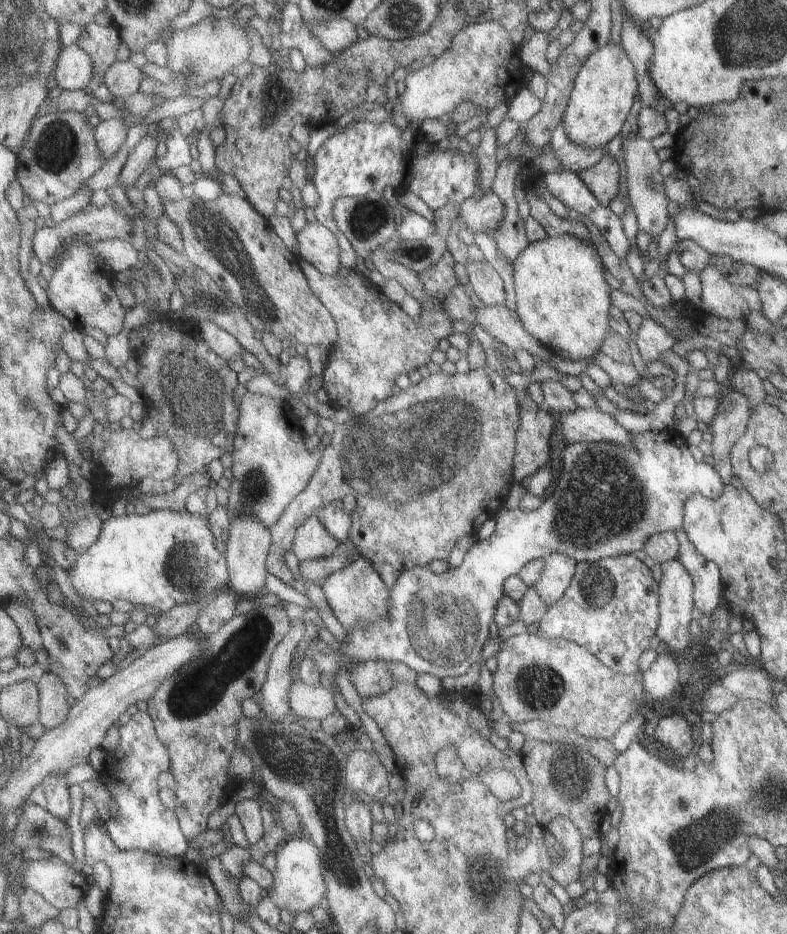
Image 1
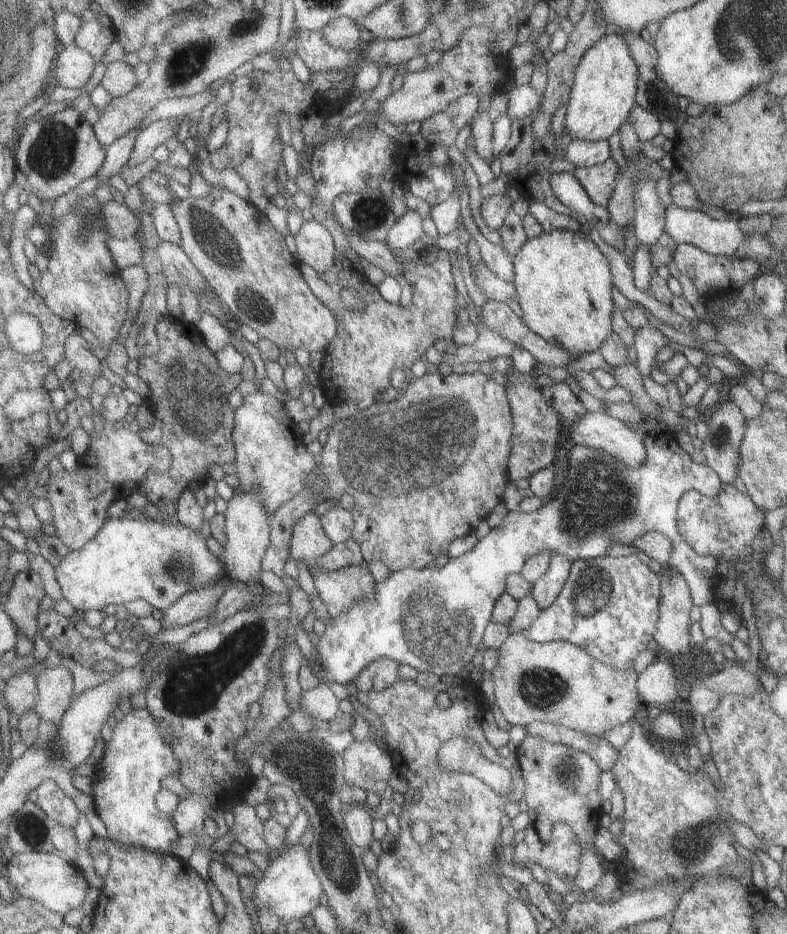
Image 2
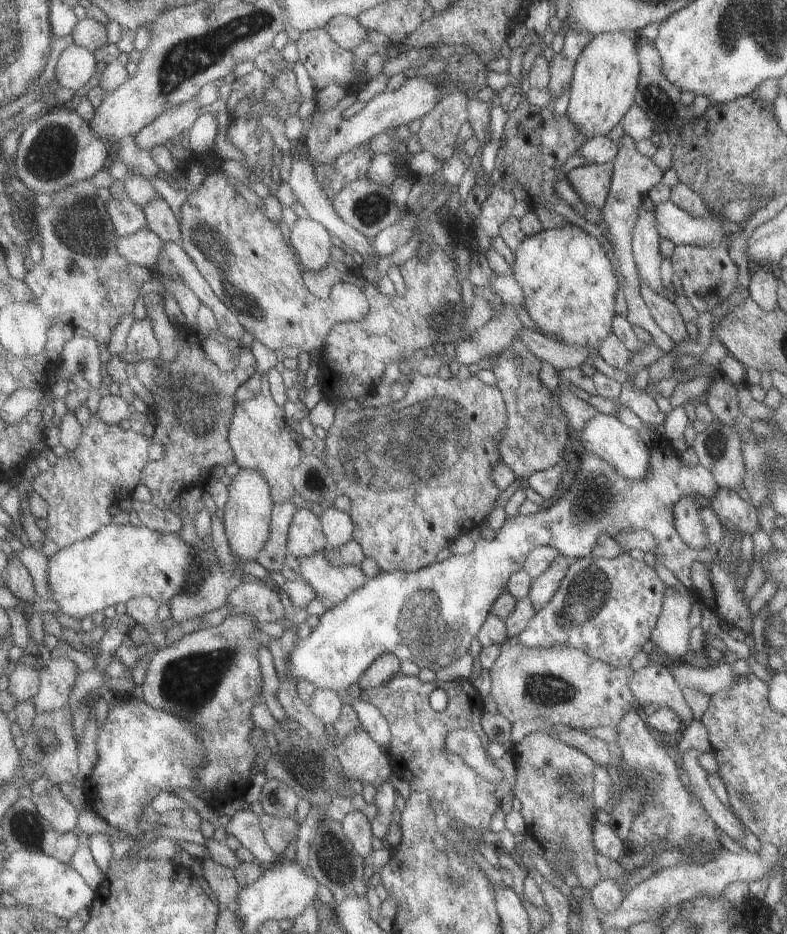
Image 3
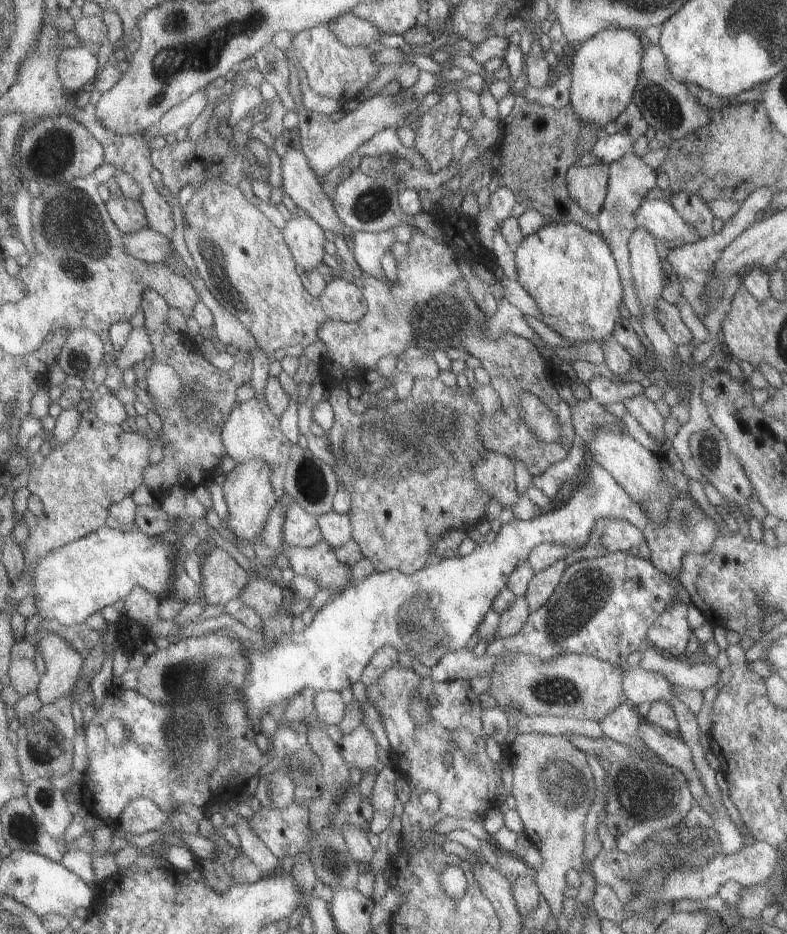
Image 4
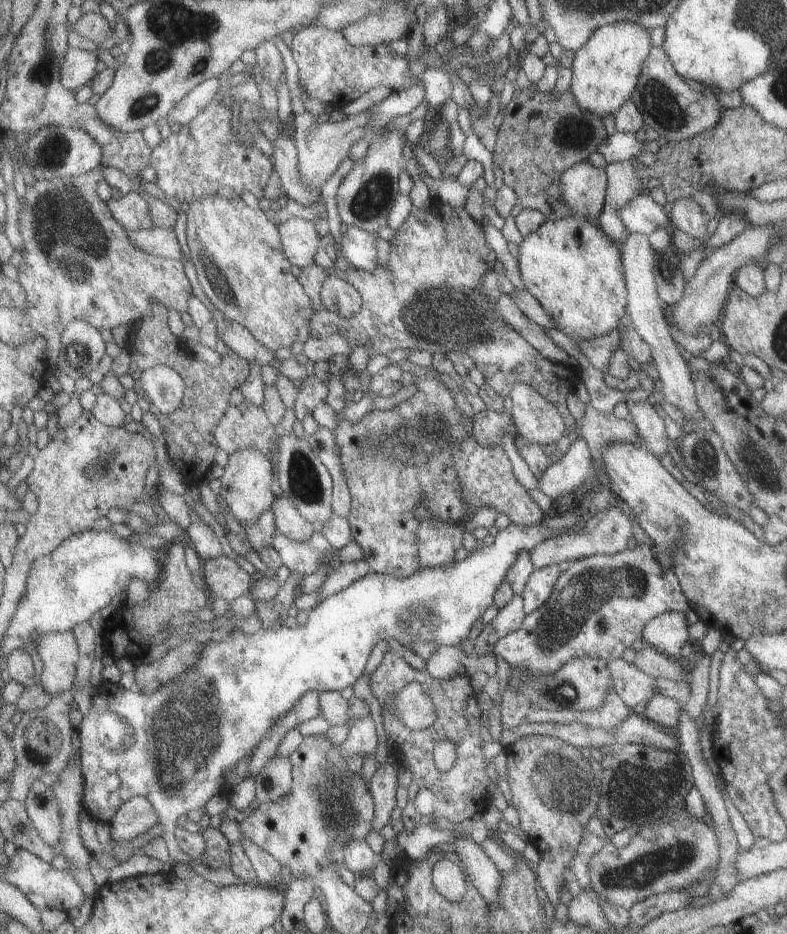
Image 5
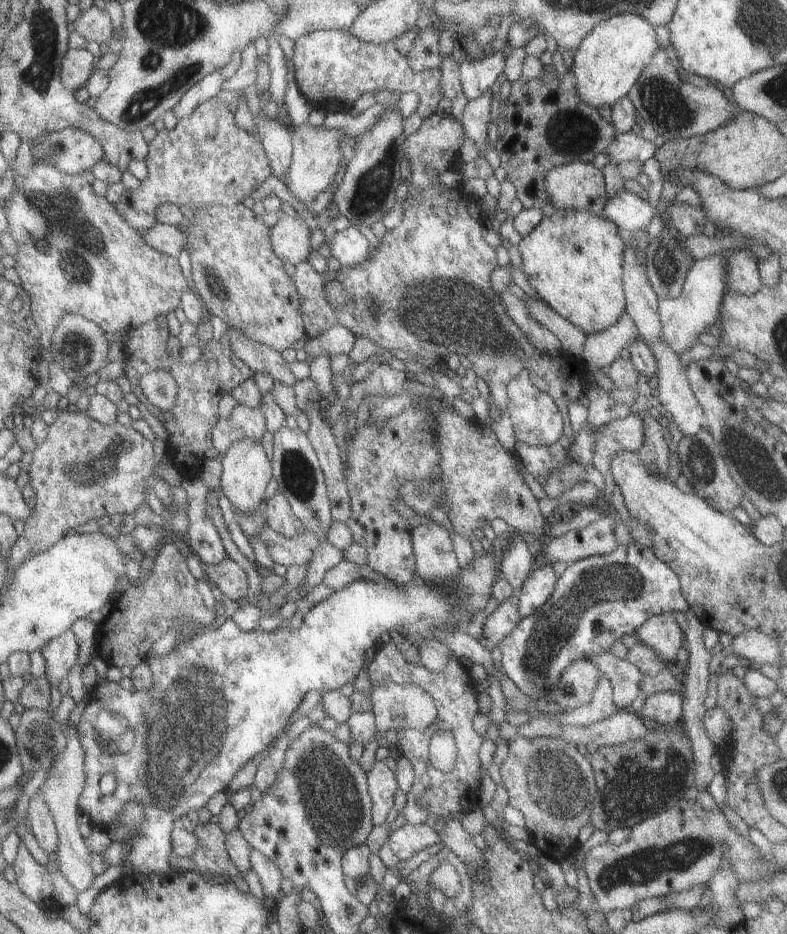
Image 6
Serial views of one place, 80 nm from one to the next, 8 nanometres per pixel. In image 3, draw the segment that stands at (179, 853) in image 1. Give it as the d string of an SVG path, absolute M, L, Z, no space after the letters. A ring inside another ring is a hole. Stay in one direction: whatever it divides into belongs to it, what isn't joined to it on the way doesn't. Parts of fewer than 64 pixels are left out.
M135 698L119 704L110 702L107 720L102 727L98 728L98 754L97 762L90 775L85 779L84 791L91 810L101 816L107 824L113 827L113 831L120 831L127 837L140 838L144 836L140 832L143 810L150 806L161 792L175 792L186 788L194 793L199 792L201 797L200 783L196 782L199 777L198 770L205 766L204 742L190 721L186 721L177 715L152 707L144 700L139 702Z

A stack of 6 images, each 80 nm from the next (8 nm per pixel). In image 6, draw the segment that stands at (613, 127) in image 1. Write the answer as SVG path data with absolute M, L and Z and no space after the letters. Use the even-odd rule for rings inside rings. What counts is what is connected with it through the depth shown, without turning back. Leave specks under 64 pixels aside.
M622 12L599 21L574 50L569 70L577 96L595 108L610 107L626 96L657 48L653 27L640 16Z

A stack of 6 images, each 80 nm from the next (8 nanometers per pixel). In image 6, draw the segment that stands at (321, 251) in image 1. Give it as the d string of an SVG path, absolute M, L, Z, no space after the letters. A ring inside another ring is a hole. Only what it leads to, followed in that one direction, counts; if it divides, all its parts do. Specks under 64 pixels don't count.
M282 216L270 233L276 253L290 266L306 264L311 256L312 229L305 219Z

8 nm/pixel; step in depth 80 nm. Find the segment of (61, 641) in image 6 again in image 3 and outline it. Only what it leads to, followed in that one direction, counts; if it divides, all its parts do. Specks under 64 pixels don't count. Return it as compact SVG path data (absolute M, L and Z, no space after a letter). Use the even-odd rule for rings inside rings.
M67 657L50 658L40 671L40 691L34 698L39 713L58 711L69 704L79 670Z

